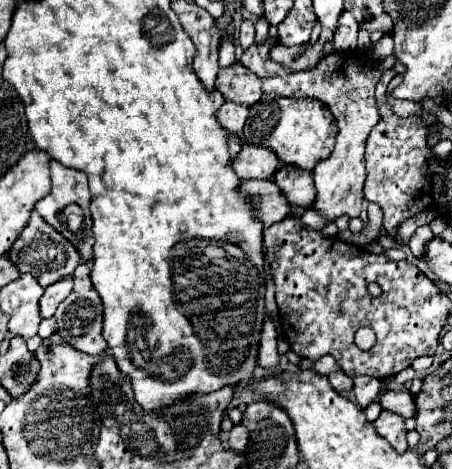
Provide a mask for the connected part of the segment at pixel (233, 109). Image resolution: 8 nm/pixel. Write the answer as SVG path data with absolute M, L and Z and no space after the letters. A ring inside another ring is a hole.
M225 103L221 111L217 111L219 123L231 133L241 133L247 115L249 115L249 105L239 105L239 103Z

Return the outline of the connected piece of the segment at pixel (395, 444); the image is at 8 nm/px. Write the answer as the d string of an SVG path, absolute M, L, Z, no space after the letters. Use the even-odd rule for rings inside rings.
M381 411L379 419L373 423L377 433L381 437L385 437L391 447L397 451L397 453L405 453L407 451L407 429L405 429L405 419L393 411Z

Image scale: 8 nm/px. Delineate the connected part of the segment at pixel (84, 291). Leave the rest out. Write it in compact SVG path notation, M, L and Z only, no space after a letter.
M81 263L75 273L75 285L73 291L69 293L69 297L57 307L55 319L57 319L57 333L71 343L77 351L83 351L87 355L101 355L107 351L105 347L105 339L101 339L101 323L103 323L103 307L101 307L101 299L97 295L97 291L91 285L91 267L87 263Z

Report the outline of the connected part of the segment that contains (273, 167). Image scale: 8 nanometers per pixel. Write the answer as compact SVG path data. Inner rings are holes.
M245 143L233 161L233 169L241 179L273 179L281 169L281 161L267 147Z

